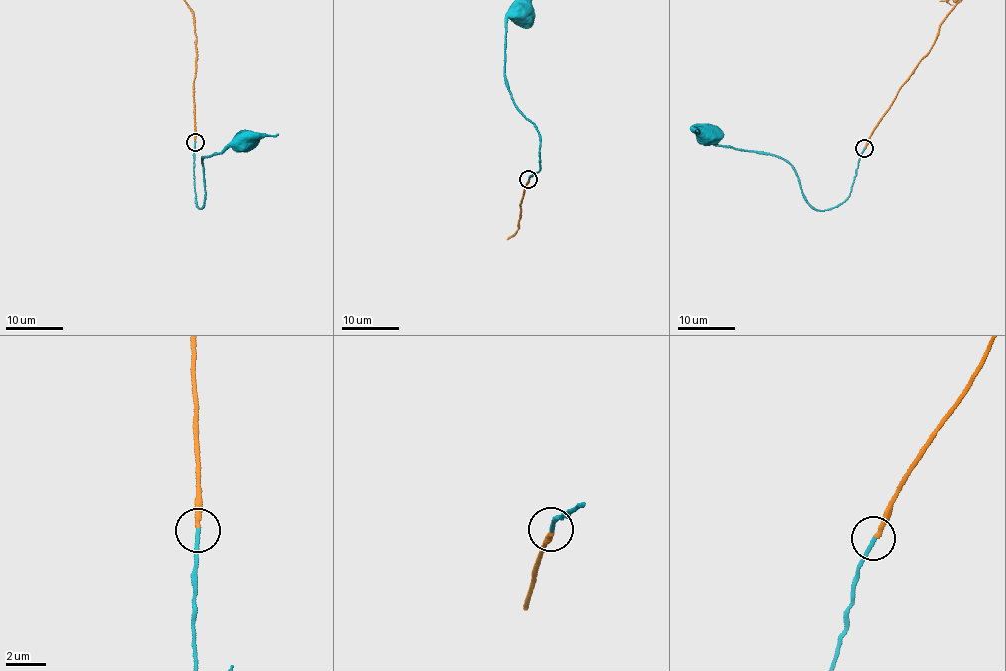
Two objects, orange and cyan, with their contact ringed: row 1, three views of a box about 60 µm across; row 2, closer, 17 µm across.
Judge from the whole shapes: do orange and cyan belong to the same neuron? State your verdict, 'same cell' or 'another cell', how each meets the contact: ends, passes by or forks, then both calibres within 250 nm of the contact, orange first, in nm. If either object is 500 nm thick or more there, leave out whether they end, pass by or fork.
same cell; orange ends; cyan ends; calibres 240 and 200 nm

